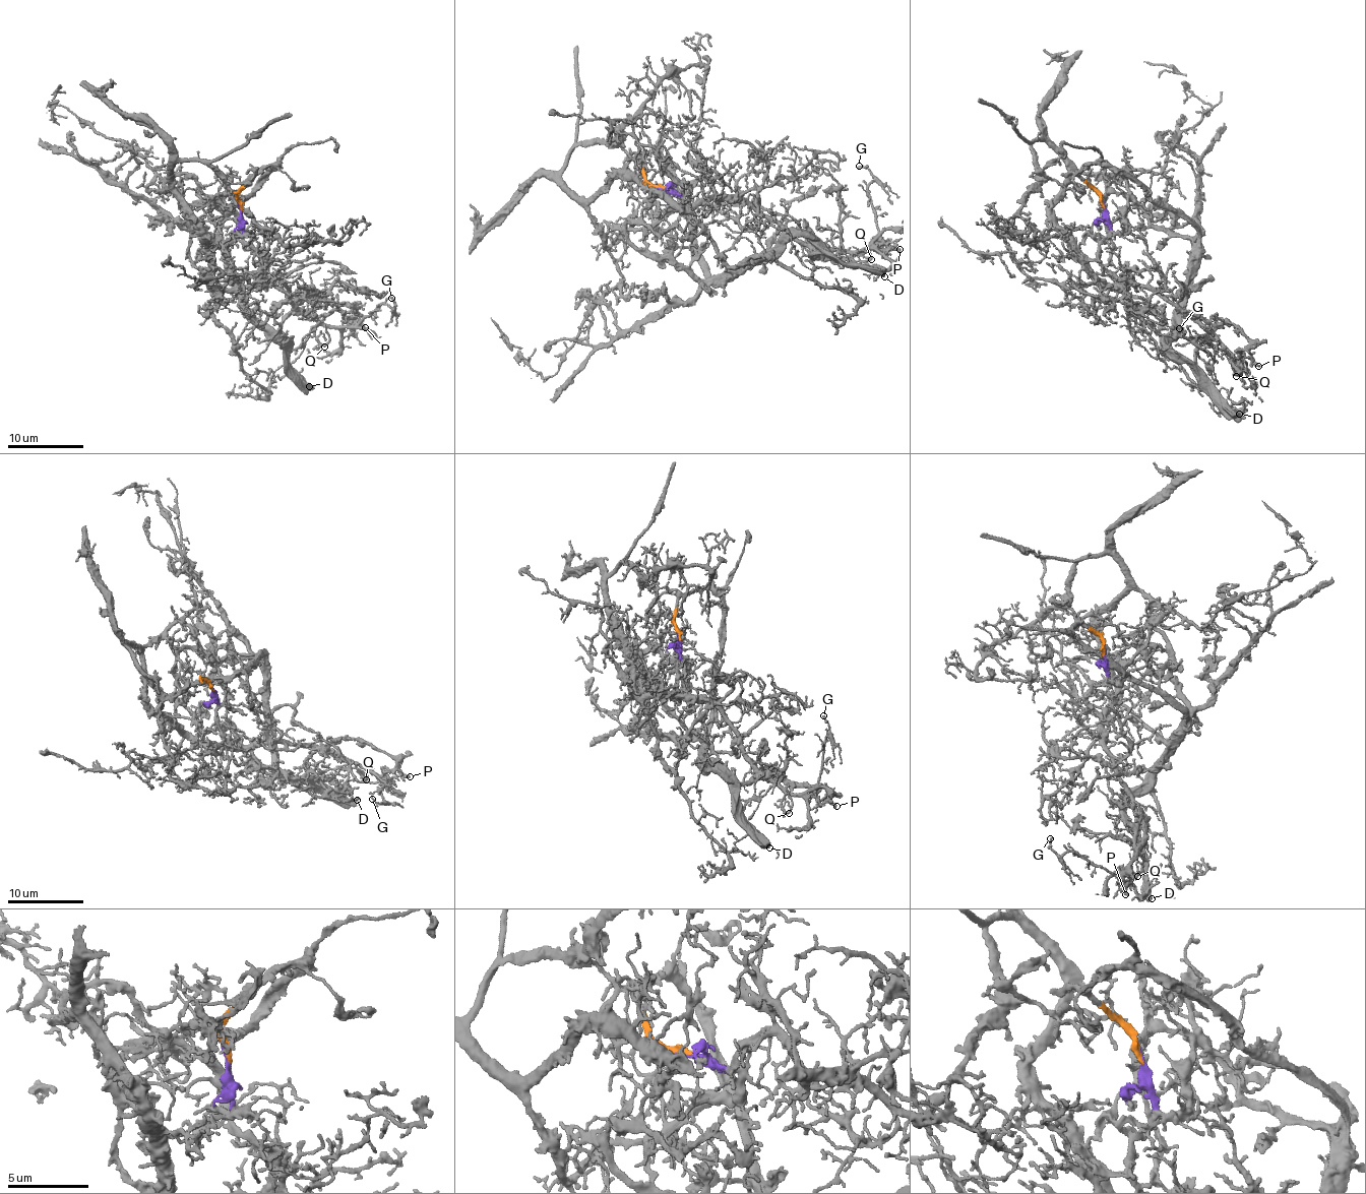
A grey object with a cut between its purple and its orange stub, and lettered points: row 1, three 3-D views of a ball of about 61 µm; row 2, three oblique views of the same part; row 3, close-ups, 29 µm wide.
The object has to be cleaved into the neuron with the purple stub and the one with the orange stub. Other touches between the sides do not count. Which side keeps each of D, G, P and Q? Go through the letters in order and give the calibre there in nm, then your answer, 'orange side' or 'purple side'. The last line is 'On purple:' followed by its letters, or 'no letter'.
D: 480 nm thick; orange side
G: 220 nm thick; purple side
P: 200 nm thick; orange side
Q: 180 nm thick; purple side
On purple: G, Q

